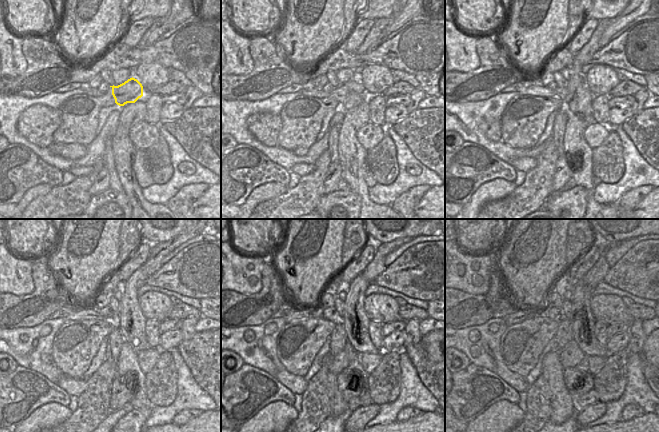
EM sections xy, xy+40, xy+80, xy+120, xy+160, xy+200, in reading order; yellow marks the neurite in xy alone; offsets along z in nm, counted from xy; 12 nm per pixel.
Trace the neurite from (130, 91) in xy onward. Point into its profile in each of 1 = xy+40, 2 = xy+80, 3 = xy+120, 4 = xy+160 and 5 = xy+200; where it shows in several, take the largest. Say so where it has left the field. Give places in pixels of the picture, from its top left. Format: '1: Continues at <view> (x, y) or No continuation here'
1: Continues at xy+40 (340, 93)
2: Continues at xy+80 (537, 90)
3: Continues at xy+120 (83, 313)
4: Continues at xy+160 (299, 314)
5: Continues at xy+200 (521, 314)

